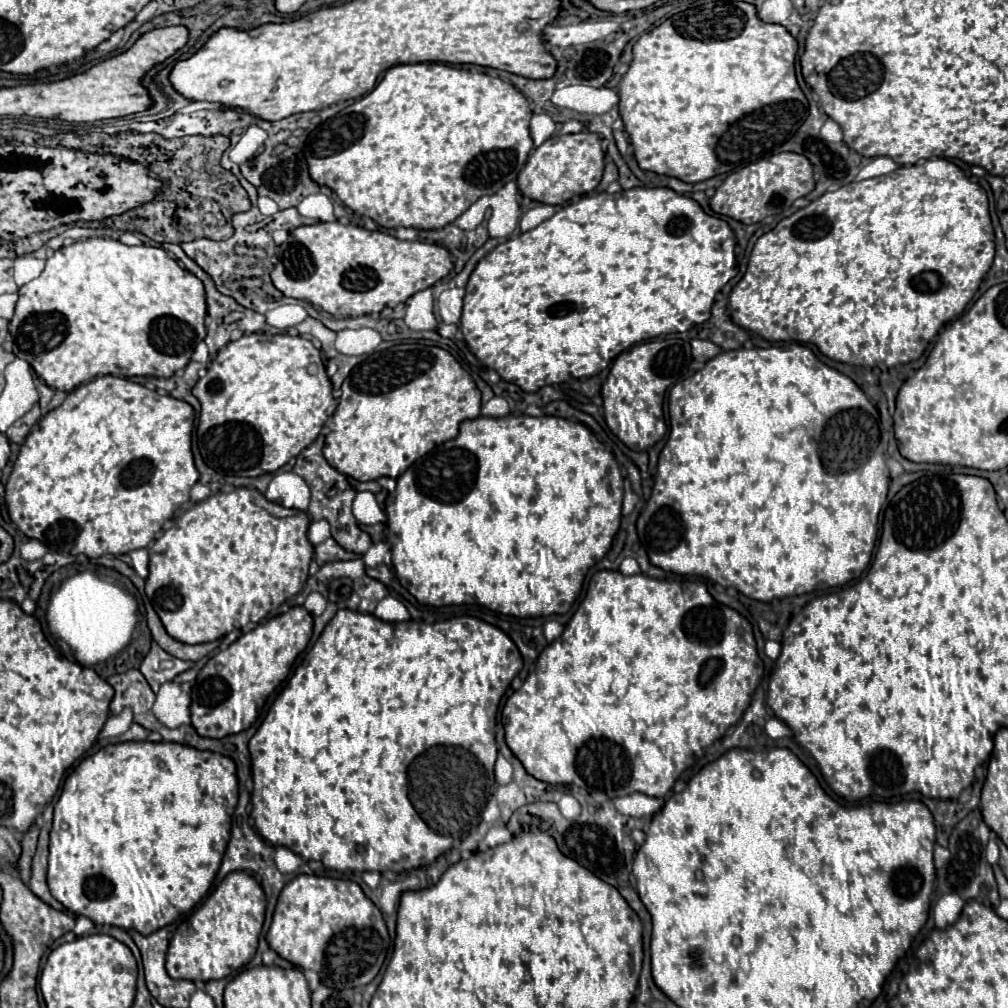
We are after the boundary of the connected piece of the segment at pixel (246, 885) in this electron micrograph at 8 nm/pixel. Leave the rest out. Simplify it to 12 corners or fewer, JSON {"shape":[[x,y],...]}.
{"shape":[[228,874],[176,928],[176,980],[220,980],[256,954],[266,896]]}

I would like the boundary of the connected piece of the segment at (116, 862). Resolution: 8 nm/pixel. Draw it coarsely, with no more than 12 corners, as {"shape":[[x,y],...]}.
{"shape":[[118,742],[66,778],[48,886],[152,934],[220,868],[232,758]]}

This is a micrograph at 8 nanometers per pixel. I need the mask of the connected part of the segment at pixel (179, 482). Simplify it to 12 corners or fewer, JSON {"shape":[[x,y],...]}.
{"shape":[[98,376],[4,502],[54,552],[148,548],[190,500],[194,410]]}

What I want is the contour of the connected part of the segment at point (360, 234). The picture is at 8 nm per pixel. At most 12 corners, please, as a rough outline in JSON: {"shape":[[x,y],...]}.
{"shape":[[336,220],[290,230],[272,282],[364,316],[446,278],[440,244]]}

